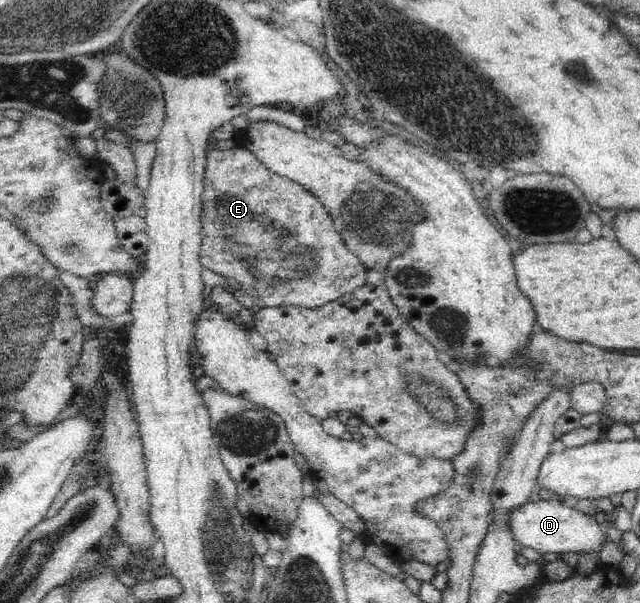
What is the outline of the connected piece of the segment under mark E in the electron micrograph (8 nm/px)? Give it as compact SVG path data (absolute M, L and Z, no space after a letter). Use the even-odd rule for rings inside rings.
M234 146L232 149L225 150L207 150L207 163L204 171L204 191L203 205L201 216L201 235L202 242L199 252L199 262L204 270L209 270L214 279L220 277L233 277L241 284L243 291L246 291L256 299L256 309L264 307L281 307L281 306L299 306L304 308L315 309L323 307L323 304L329 303L342 295L355 291L358 287L367 284L365 268L358 257L355 257L343 241L342 235L335 231L333 218L327 213L324 205L319 199L307 191L302 185L281 177L269 171L263 163L253 156L252 151L246 148Z

